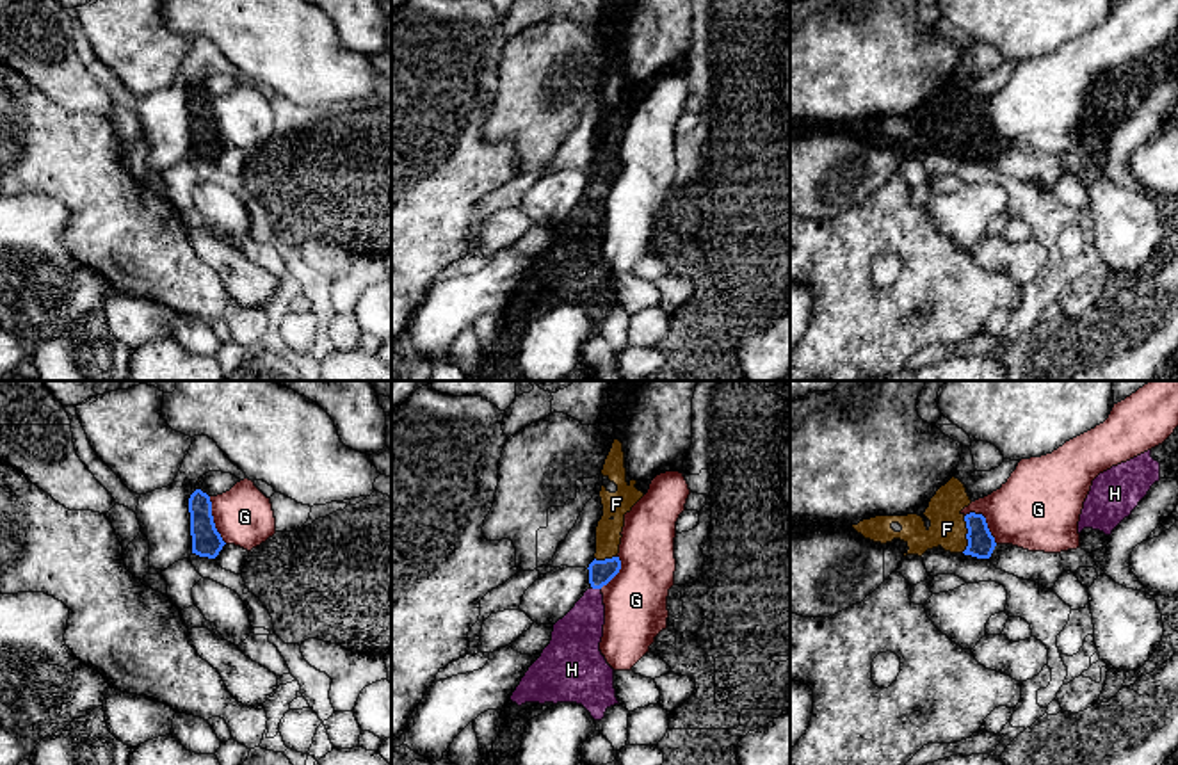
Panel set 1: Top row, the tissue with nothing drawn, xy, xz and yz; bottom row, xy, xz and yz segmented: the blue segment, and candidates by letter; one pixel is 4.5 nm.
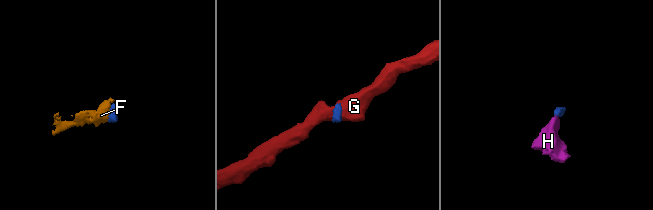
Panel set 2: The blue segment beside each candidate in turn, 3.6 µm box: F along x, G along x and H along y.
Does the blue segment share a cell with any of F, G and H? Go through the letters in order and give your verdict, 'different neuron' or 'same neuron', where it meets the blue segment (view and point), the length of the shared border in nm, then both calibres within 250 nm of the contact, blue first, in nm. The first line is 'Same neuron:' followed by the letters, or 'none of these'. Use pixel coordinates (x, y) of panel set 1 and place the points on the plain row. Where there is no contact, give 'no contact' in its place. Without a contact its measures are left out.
Same neuron: F, H
F: same neuron; meets blue in yz at (967, 136); contact 170 nm long; 120 nm thick on the blue side, 160 nm on the other
G: different neuron; meets blue in xy at (212, 121); contact 240 nm long; 140 nm thick on the blue side, 260 nm on the other
H: same neuron; meets blue in xz at (597, 189); contact 50 nm long; 110 nm thick on the blue side, 220 nm on the other

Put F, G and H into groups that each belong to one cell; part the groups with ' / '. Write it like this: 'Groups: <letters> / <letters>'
Groups: F H / G

